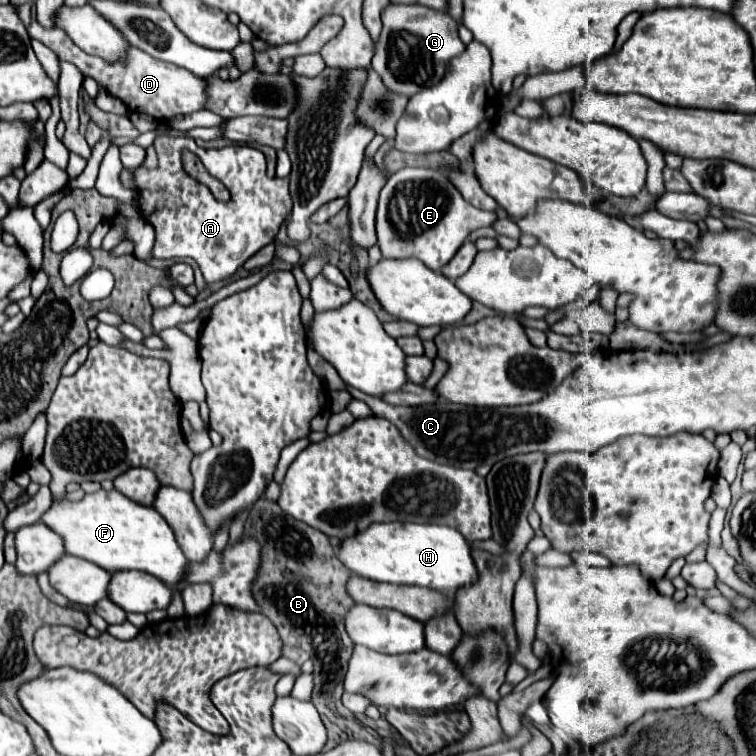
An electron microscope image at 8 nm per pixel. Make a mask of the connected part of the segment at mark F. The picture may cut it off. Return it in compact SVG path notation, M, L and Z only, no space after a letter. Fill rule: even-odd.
M98 490L94 494L86 494L78 502L70 502L70 500L54 502L52 510L48 510L48 514L44 514L42 522L64 538L68 554L80 556L84 560L92 560L94 564L98 564L100 568L104 568L112 574L122 572L122 570L142 570L142 572L148 572L148 574L160 578L164 584L174 586L184 580L186 568L190 564L188 558L184 556L184 552L180 550L170 524L158 514L158 510L152 506L142 506L116 490L110 490L110 492Z

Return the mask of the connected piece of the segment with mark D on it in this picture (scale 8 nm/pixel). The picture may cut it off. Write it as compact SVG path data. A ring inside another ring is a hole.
M36 20L30 22L28 26L28 34L30 38L38 38L40 42L44 42L60 60L68 60L72 64L76 64L84 76L94 78L96 82L104 84L116 98L120 98L130 110L134 112L146 112L152 118L160 120L160 122L170 122L176 116L188 116L200 110L206 110L206 100L208 100L208 82L200 76L194 76L192 72L168 64L168 62L160 62L148 54L144 54L138 48L128 50L128 60L126 64L108 64L96 56L90 56L86 52L82 52L76 44L72 44L72 40L58 28L54 30L46 30L42 28Z

